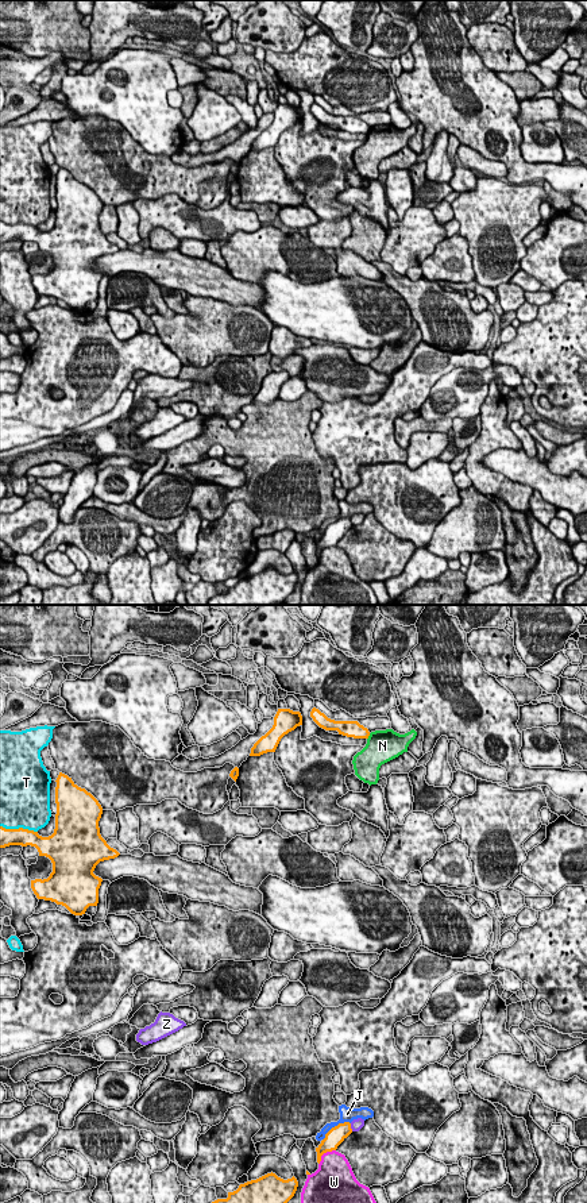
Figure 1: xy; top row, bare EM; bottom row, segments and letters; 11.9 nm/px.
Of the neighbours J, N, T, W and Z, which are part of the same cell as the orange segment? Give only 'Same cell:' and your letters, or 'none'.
Same cell: none

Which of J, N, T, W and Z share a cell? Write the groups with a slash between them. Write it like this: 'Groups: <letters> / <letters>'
Groups: J / N / T / W / Z

